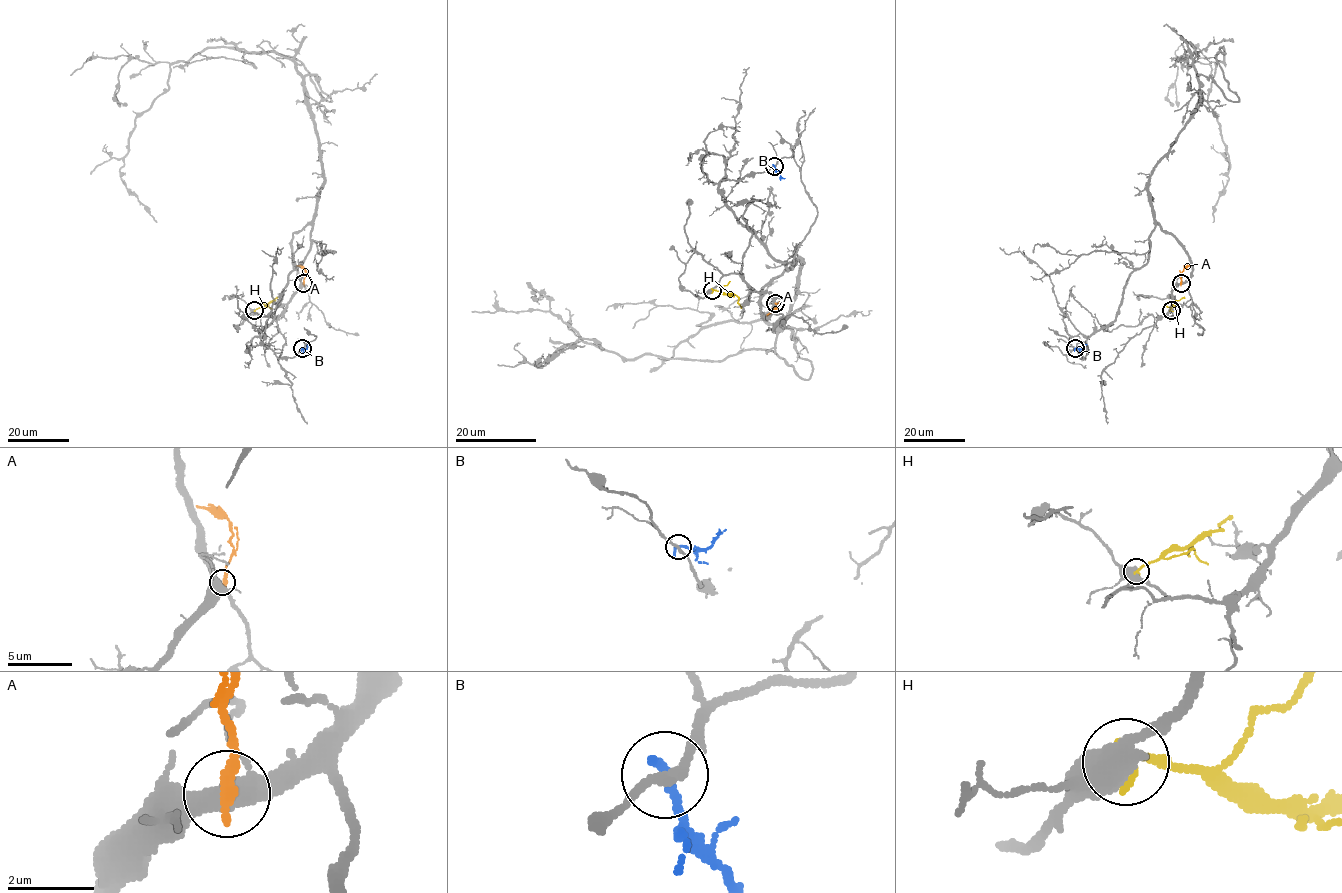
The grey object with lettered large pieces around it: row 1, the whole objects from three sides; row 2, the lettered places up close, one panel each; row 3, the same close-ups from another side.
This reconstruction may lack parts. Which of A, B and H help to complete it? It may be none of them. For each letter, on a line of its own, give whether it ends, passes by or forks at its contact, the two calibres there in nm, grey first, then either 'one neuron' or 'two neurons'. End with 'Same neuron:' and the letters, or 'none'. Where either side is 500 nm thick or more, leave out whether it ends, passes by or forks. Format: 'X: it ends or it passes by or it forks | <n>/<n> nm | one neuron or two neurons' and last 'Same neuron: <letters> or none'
A: it ends | 380/320 nm | two neurons
B: it ends | 240/280 nm | two neurons
H: 550/240 nm | two neurons
Same neuron: none

